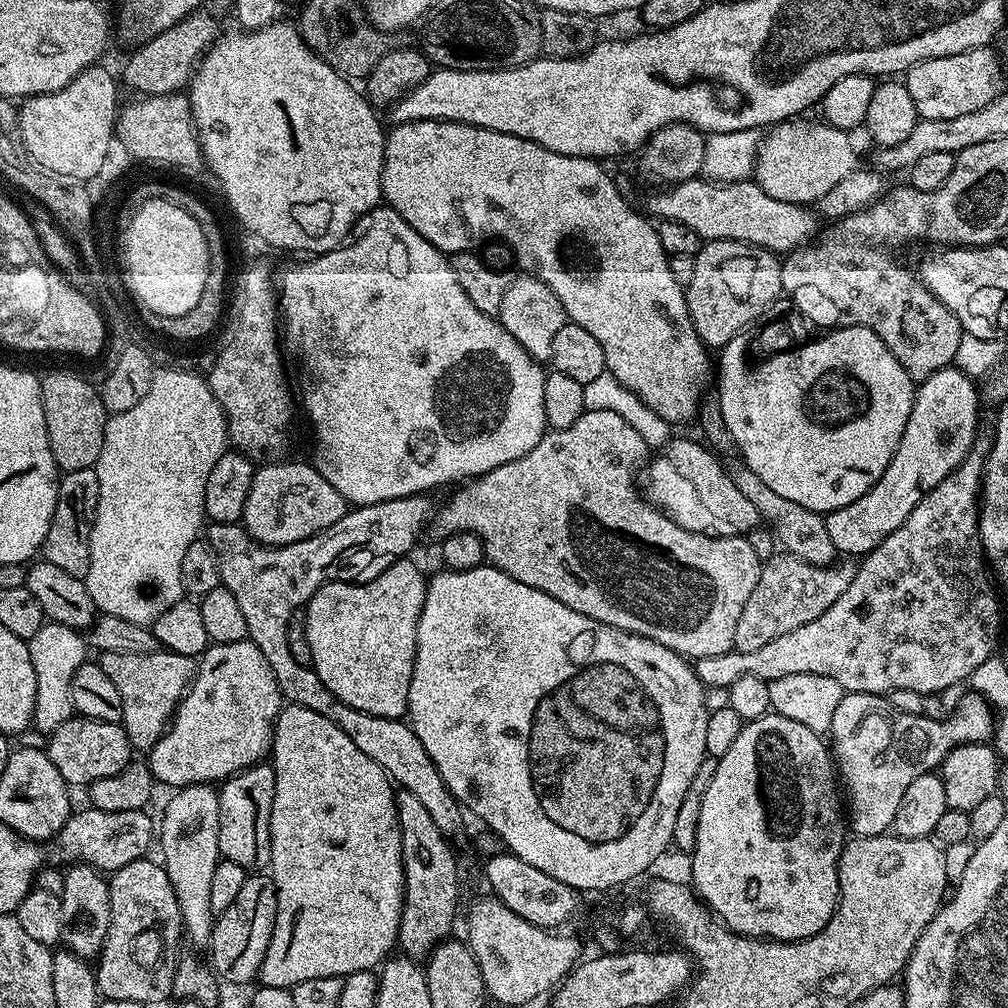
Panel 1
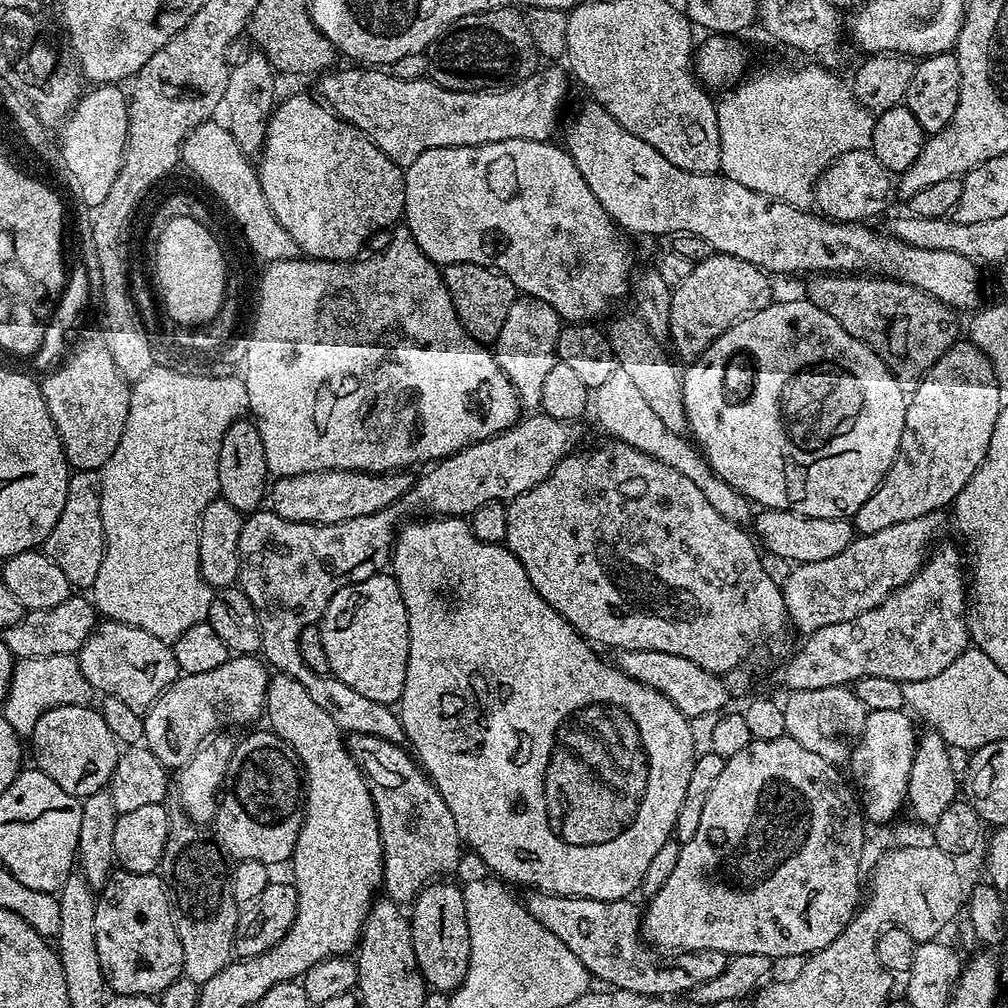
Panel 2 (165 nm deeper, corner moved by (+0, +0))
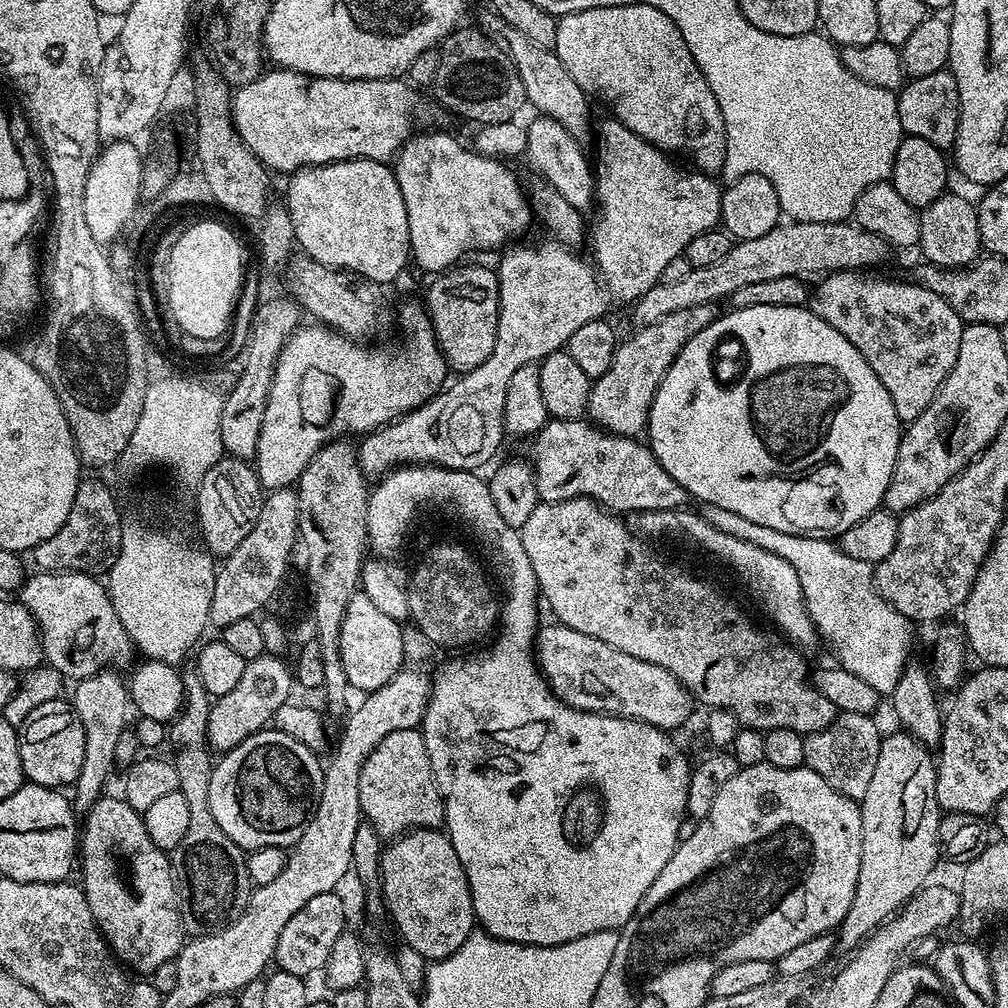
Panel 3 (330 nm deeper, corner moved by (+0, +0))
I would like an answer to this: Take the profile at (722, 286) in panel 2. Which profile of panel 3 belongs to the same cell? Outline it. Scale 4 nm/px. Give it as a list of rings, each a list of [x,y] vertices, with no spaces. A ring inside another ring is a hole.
[[[699,304],[662,318],[659,324],[636,328],[633,336],[617,347],[610,370],[592,385],[587,410],[591,423],[615,436],[639,437],[645,431],[648,407],[652,405],[652,399],[666,370],[670,370],[674,358],[680,353],[682,346],[686,346],[688,339],[716,319],[718,312],[714,309],[712,304]]]

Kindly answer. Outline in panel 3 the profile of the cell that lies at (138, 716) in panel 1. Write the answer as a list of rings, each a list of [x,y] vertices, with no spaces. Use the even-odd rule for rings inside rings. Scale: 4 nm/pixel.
[[[37,571],[35,575],[25,579],[18,600],[36,619],[47,667],[58,670],[66,678],[73,676],[73,681],[79,682],[113,666],[124,670],[128,663],[133,663],[134,645],[130,634],[126,634],[114,610],[107,587],[97,577],[77,572]]]

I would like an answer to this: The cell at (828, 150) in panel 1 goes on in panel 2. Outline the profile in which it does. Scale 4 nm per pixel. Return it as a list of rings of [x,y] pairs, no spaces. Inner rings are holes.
[[[866,148],[842,154],[818,178],[814,204],[829,220],[845,222],[868,222],[888,204],[888,195],[893,195],[894,180],[878,162],[878,158]]]

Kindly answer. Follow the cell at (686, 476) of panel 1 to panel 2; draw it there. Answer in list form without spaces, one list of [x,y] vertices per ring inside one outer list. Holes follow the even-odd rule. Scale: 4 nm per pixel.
[[[770,508],[755,513],[755,524],[757,532],[755,535],[759,543],[767,551],[778,554],[778,558],[786,558],[793,565],[834,558],[834,554],[842,554],[842,550],[846,550],[846,546],[850,546],[854,539],[854,524],[851,519],[810,518],[802,514]]]

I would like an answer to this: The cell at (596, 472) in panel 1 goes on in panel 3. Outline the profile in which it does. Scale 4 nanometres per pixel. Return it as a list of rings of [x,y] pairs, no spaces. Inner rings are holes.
[[[576,496],[572,500],[563,500],[557,504],[537,503],[534,514],[526,518],[526,522],[520,529],[522,546],[526,546],[526,558],[530,558],[530,566],[534,566],[534,578],[539,595],[548,603],[548,608],[553,612],[555,619],[561,624],[565,624],[570,630],[578,630],[578,634],[590,634],[590,638],[598,638],[606,642],[606,646],[614,646],[622,650],[622,654],[634,654],[634,658],[642,658],[642,662],[654,662],[654,666],[668,668],[670,674],[674,674],[681,682],[687,686],[689,692],[697,701],[705,704],[705,709],[729,708],[745,728],[759,728],[761,732],[769,732],[775,728],[785,728],[811,734],[821,732],[830,722],[834,722],[838,715],[834,702],[821,694],[819,687],[815,683],[808,684],[808,668],[804,665],[804,660],[799,656],[791,643],[783,639],[775,640],[772,636],[767,636],[760,628],[755,628],[718,589],[712,584],[707,584],[704,580],[699,580],[696,576],[691,576],[688,572],[683,572],[676,564],[667,564],[664,560],[659,560],[652,552],[644,549],[643,539],[635,540],[632,532],[623,524],[619,515],[613,514],[606,508],[601,508],[599,504],[590,496]]]

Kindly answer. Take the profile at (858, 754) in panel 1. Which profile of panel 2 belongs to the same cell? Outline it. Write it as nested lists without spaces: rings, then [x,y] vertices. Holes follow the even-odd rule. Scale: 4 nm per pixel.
[[[907,711],[868,712],[862,730],[850,749],[851,783],[858,789],[862,811],[871,823],[873,820],[876,824],[884,824],[899,814],[900,807],[905,807],[910,766],[918,743],[918,732],[912,729],[911,719],[913,717]]]

